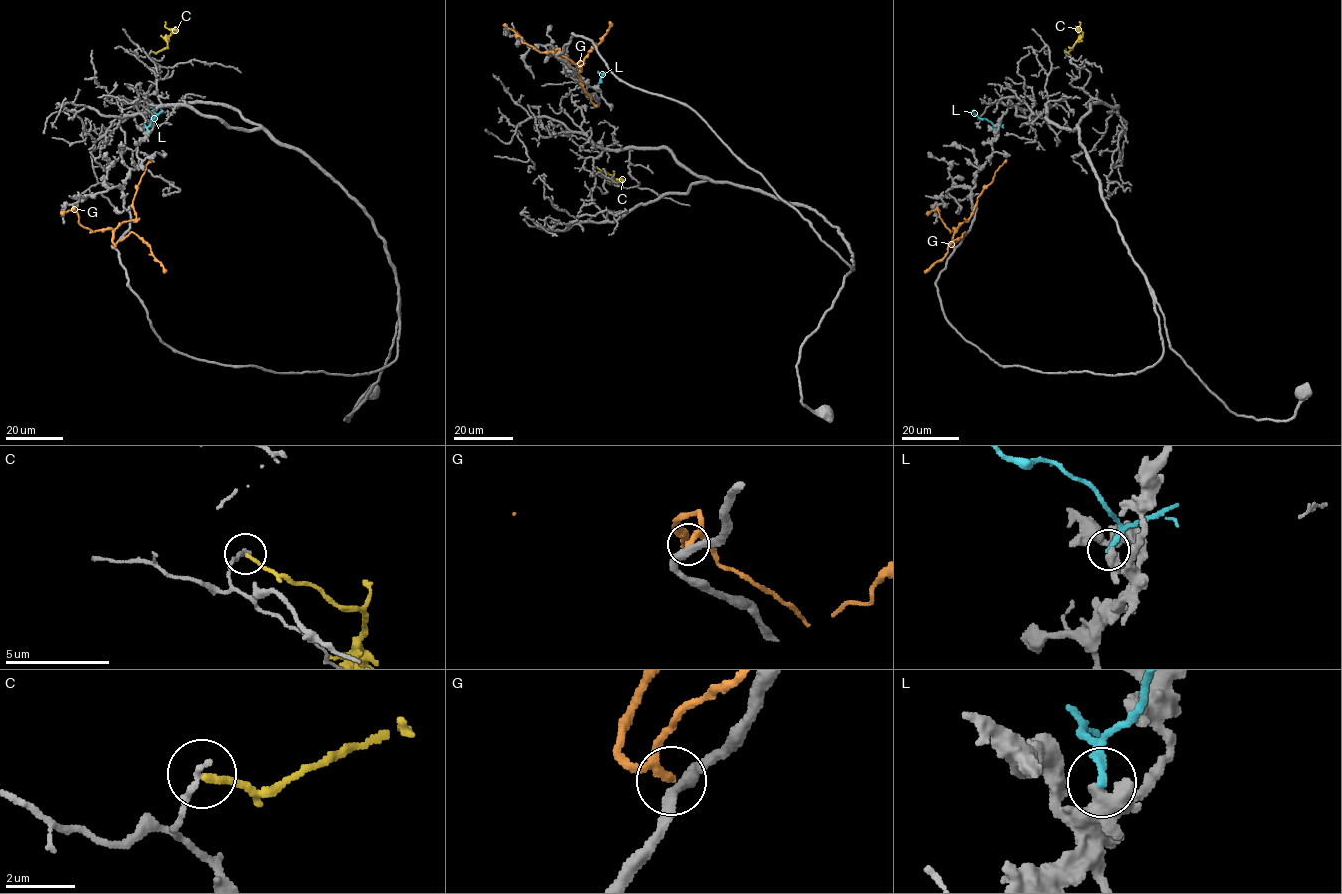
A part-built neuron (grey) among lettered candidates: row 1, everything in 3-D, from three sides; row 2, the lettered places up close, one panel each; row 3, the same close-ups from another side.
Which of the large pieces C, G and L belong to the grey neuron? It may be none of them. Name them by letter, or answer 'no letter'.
no letter

